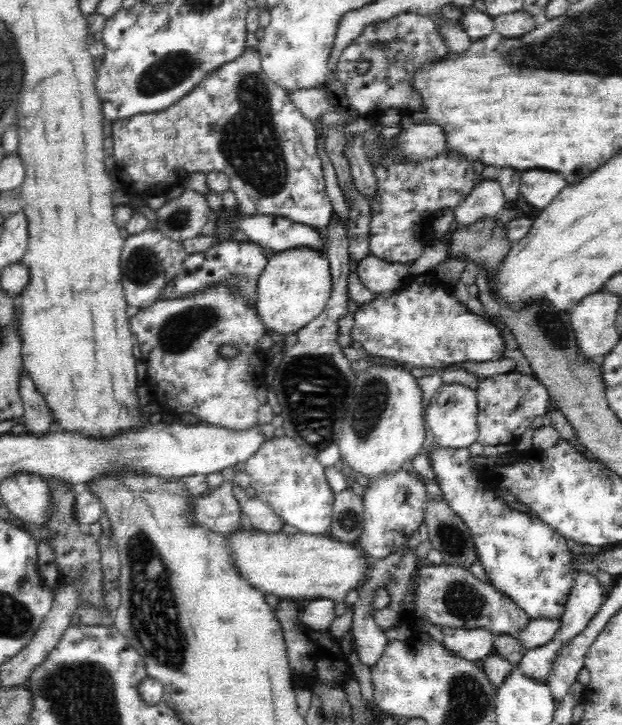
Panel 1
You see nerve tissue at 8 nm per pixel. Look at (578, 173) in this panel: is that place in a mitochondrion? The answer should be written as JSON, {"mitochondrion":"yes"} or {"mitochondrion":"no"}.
{"mitochondrion":"no"}

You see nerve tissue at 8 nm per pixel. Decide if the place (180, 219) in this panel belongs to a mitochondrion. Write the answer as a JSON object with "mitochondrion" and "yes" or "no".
{"mitochondrion":"yes"}

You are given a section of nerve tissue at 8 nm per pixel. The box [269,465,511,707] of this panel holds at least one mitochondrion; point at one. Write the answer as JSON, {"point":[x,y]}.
{"point":[461,600]}

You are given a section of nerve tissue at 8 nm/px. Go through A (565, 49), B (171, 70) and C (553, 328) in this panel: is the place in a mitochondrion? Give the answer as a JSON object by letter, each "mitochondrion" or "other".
{"A":"mitochondrion","B":"mitochondrion","C":"mitochondrion"}

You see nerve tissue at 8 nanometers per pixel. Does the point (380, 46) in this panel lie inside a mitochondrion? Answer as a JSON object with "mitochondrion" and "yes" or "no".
{"mitochondrion":"yes"}

